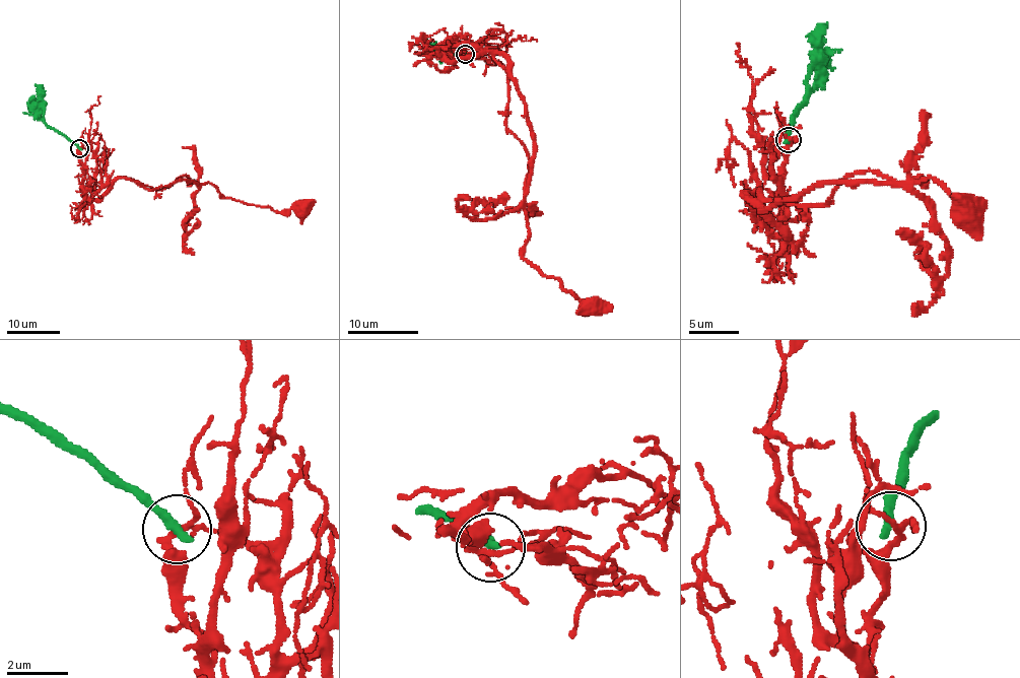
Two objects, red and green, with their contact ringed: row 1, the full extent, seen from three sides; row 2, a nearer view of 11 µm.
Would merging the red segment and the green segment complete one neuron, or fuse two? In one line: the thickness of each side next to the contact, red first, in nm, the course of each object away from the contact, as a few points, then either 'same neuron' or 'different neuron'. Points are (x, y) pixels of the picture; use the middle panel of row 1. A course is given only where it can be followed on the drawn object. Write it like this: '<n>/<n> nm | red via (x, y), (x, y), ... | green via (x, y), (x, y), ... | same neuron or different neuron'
170/340 nm | red via (465, 55), (438, 49), (474, 43), (507, 75), (506, 128), (527, 151), (523, 257), (612, 312) | green via (465, 55), (444, 45), (458, 51), (455, 55) | different neuron

